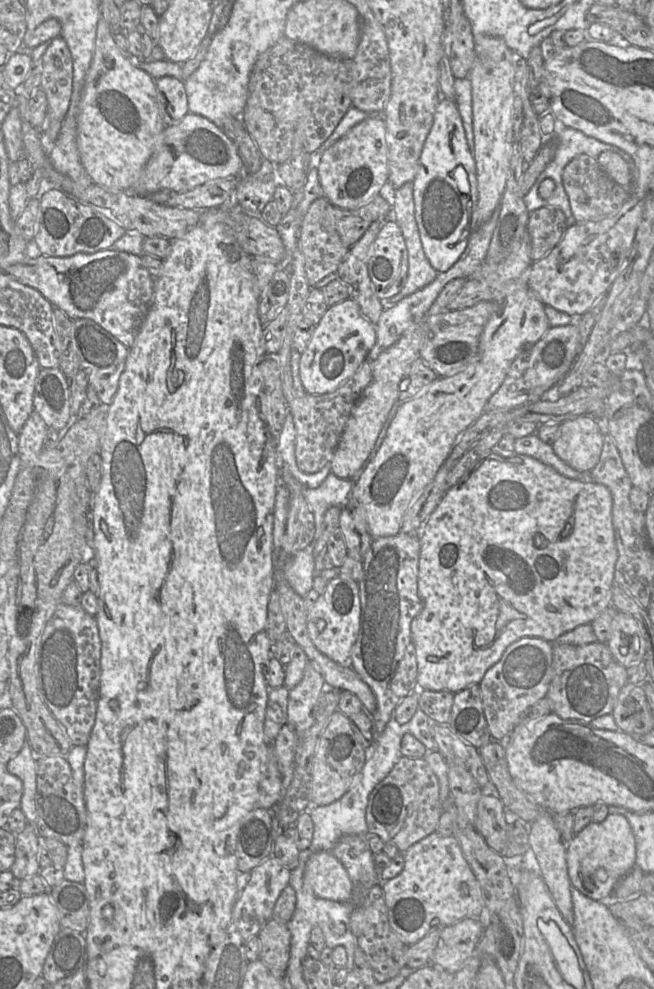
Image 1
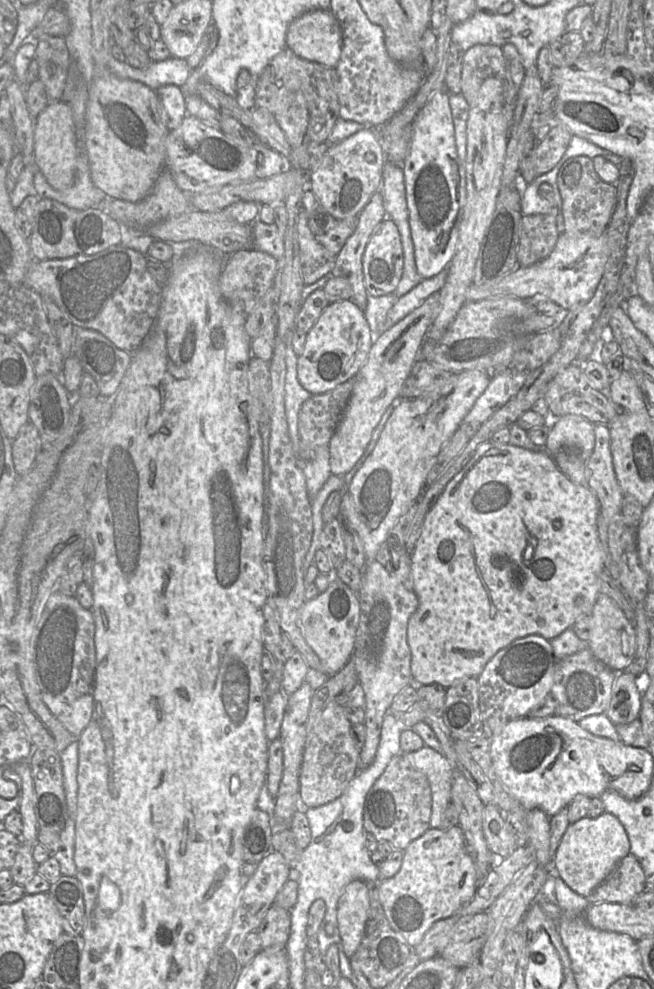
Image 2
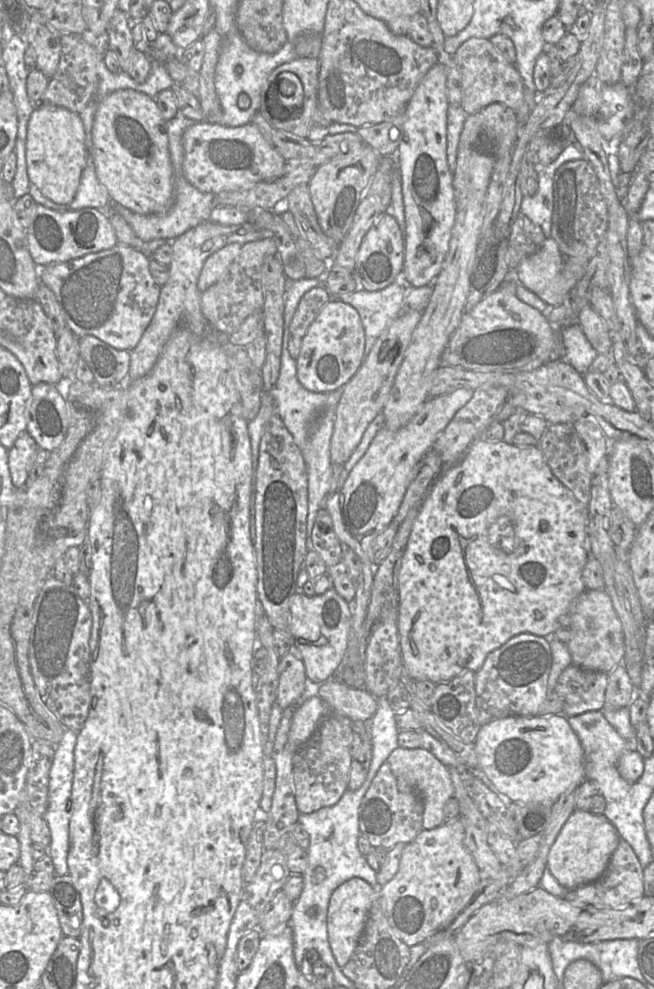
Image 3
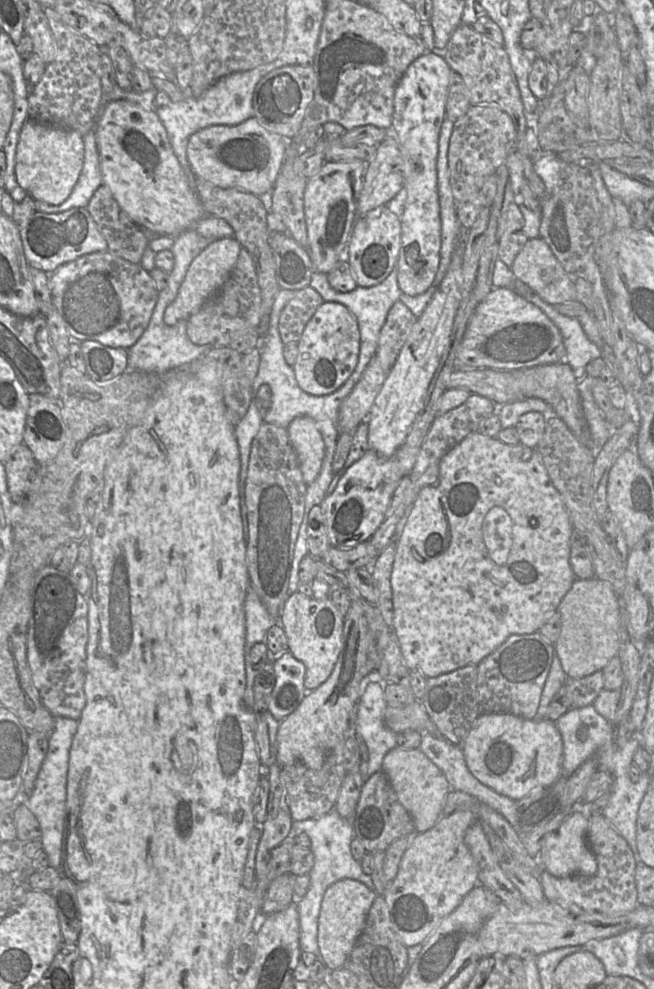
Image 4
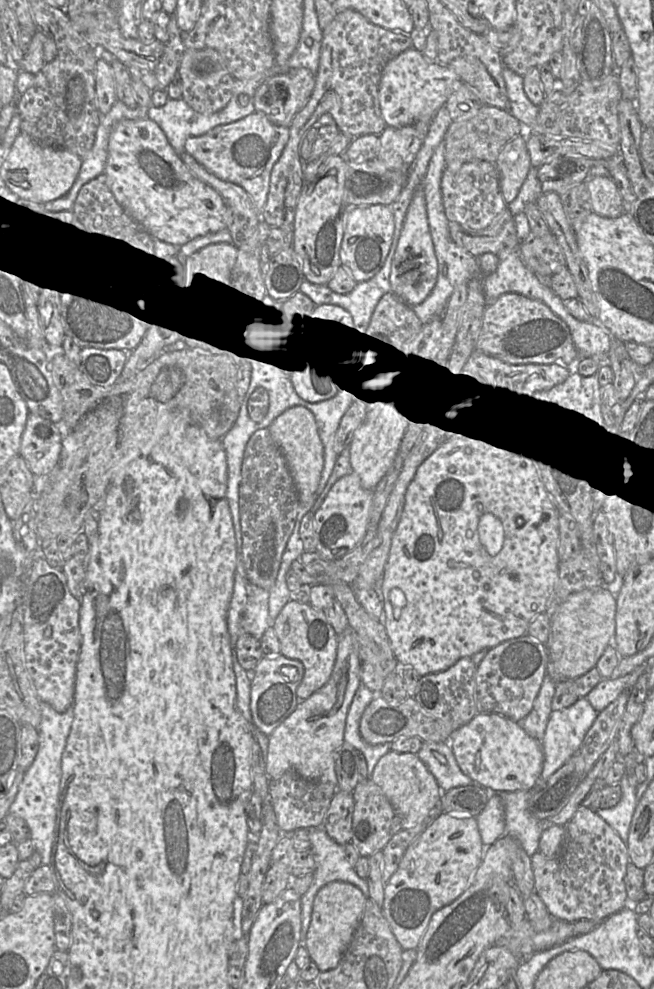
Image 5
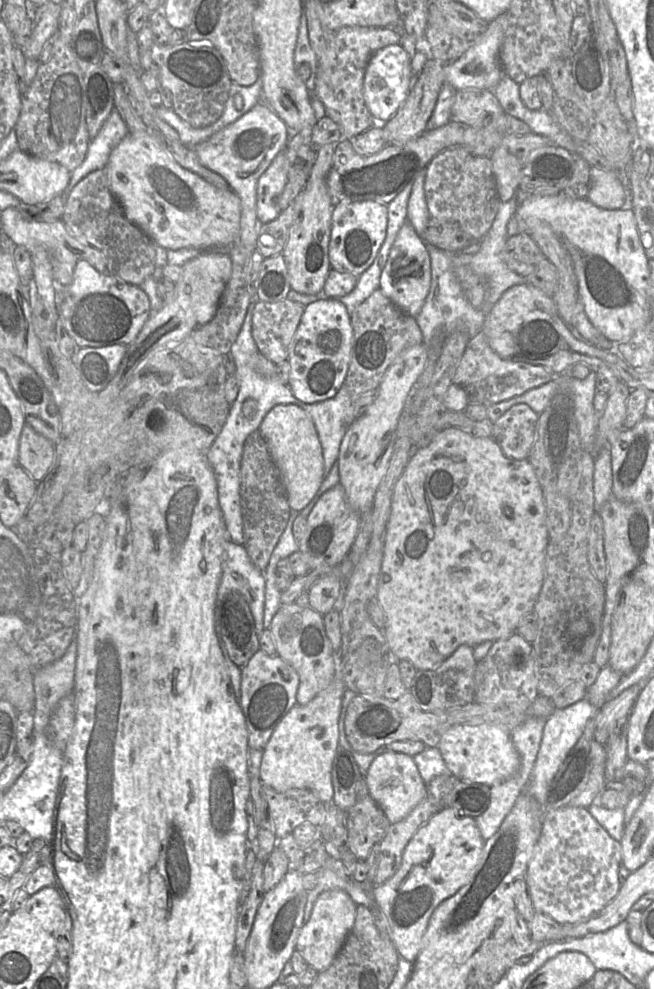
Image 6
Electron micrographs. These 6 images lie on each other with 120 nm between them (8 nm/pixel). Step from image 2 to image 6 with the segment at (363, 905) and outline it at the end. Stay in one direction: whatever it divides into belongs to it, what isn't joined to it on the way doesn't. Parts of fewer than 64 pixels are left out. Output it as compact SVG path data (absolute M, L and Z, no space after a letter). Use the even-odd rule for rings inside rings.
M340 889L324 891L317 897L310 919L300 929L295 948L309 967L322 972L332 964L353 928L356 909L349 894Z

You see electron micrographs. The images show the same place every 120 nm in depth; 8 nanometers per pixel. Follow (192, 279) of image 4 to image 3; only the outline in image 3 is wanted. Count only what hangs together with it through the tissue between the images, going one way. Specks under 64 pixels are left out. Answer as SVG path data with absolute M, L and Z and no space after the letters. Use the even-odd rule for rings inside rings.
M239 243L228 244L206 259L197 281L197 288L201 293L222 277L240 253L242 246Z

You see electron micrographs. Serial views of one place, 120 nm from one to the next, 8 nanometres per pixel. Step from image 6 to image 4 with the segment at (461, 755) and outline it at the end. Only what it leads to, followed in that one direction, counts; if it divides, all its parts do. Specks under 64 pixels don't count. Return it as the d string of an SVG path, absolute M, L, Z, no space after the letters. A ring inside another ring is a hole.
M511 713L481 714L461 748L470 772L482 784L515 801L550 786L563 775L563 741L555 722L549 719L525 719Z

